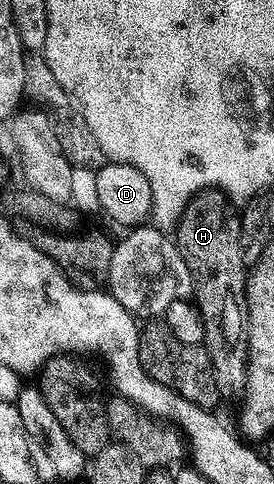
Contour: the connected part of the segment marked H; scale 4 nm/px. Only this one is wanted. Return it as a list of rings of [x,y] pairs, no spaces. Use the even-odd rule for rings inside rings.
[[[204,191],[198,193],[187,205],[183,218],[179,221],[173,233],[173,240],[178,245],[181,255],[191,272],[193,286],[193,300],[199,307],[199,314],[205,327],[202,346],[207,350],[213,379],[217,379],[217,387],[224,398],[240,392],[247,378],[247,275],[248,270],[243,263],[241,247],[241,231],[239,230],[240,214],[233,210],[229,198],[218,191]]]

